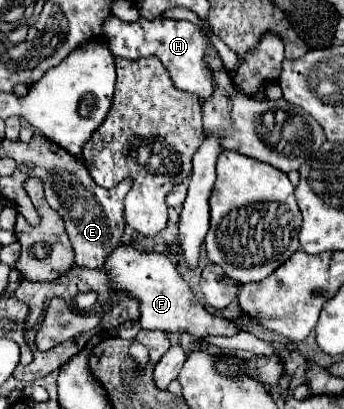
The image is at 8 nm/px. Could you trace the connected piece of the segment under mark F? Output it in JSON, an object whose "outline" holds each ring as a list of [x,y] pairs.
{"outline":[[[122,244],[108,256],[104,270],[112,276],[112,284],[118,292],[140,300],[140,324],[146,330],[168,333],[177,333],[180,330],[196,336],[198,340],[204,340],[206,336],[234,336],[240,332],[240,328],[232,320],[220,314],[212,314],[202,306],[198,296],[182,280],[174,264],[164,254],[140,252],[130,244]]]}

